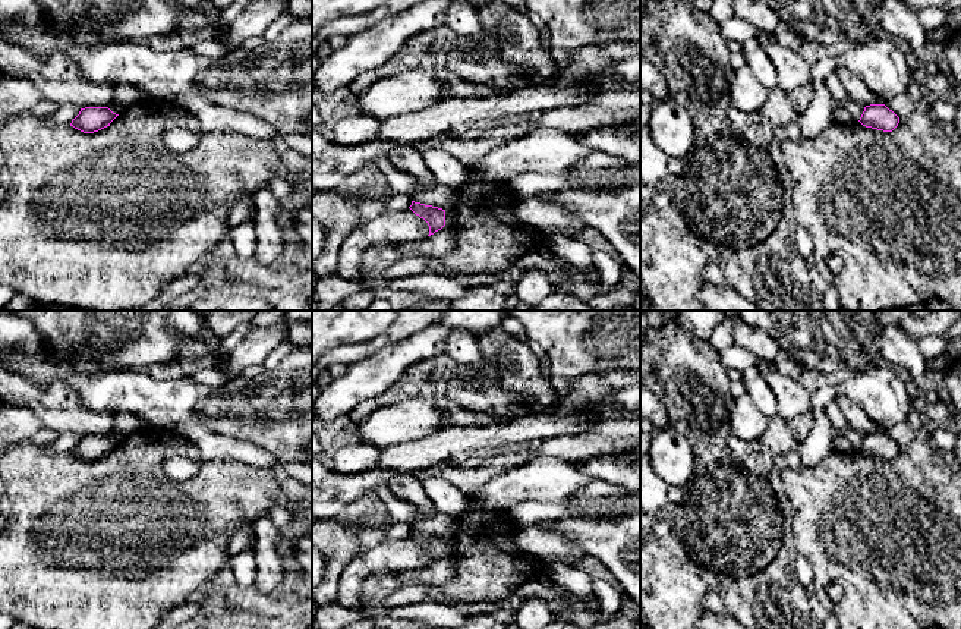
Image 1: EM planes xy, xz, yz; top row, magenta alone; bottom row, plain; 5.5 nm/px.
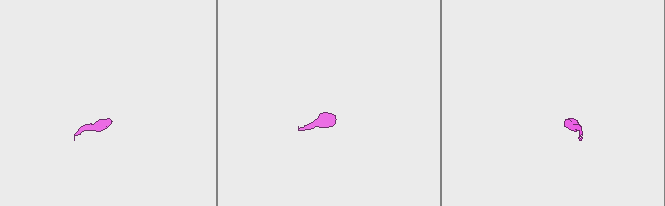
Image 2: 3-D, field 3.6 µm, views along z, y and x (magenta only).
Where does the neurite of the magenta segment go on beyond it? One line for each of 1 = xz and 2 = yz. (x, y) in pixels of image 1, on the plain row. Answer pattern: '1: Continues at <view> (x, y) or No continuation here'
1: No continuation here
2: No continuation here

